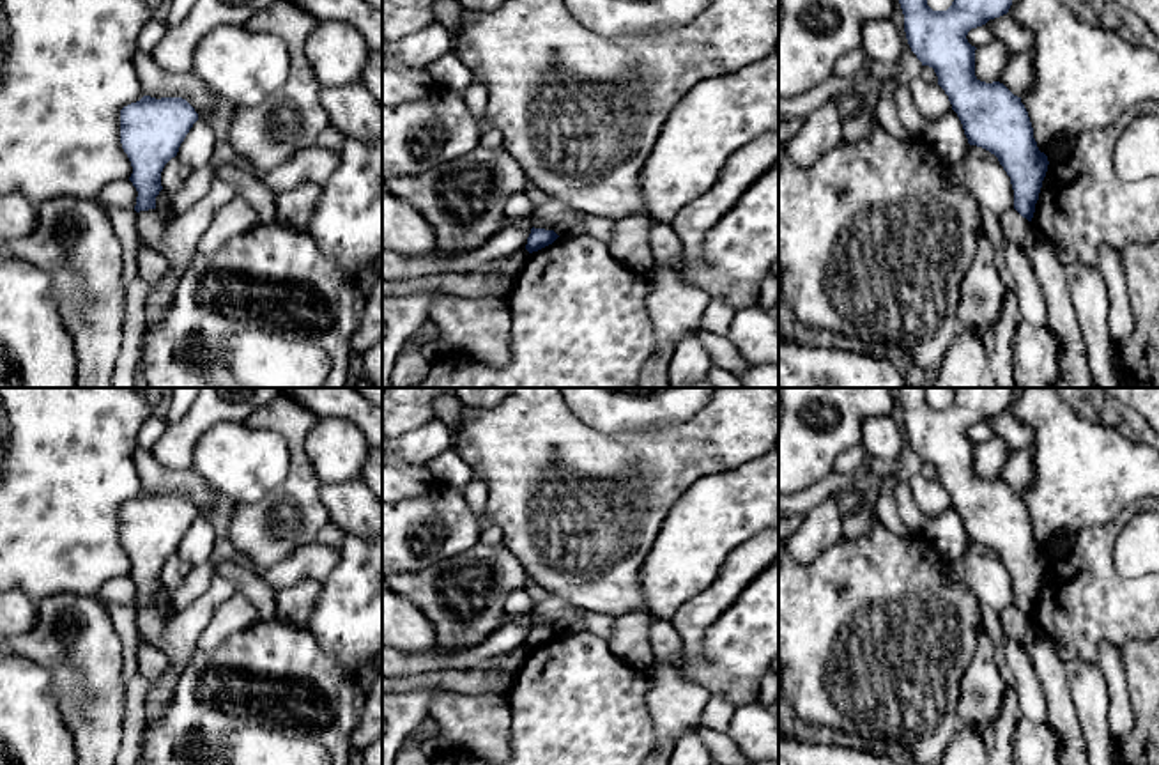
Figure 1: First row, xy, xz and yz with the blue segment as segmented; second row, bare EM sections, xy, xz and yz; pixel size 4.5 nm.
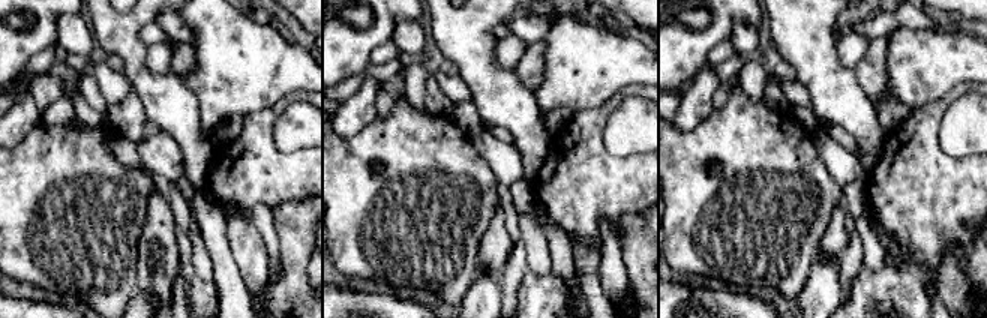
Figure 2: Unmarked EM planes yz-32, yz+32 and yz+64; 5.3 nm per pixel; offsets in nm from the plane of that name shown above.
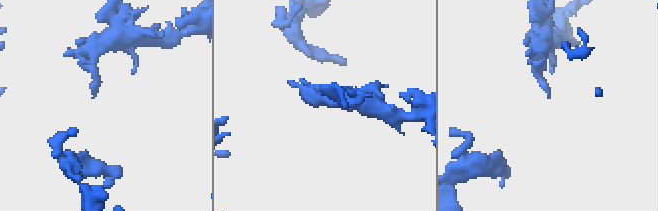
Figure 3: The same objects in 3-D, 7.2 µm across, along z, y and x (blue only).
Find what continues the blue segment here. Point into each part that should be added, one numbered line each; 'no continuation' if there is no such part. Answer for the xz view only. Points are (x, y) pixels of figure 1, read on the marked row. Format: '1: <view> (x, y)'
no continuation

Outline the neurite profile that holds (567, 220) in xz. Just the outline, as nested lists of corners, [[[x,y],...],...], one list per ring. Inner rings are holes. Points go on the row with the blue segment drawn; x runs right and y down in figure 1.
[[[547,197],[541,204],[533,204],[533,218],[550,221],[557,236],[582,236],[582,214],[556,197]]]

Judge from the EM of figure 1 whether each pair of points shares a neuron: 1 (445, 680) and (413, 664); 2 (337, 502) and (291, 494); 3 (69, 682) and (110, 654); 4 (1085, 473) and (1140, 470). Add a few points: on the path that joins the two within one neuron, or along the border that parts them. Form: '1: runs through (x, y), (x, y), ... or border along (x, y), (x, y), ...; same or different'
1: border along (468, 666), (434, 668), (400, 679); different
2: border along (319, 484), (319, 498), (330, 519); different
3: runs through (80, 675), (99, 656); same
4: runs through (1099, 471), (1126, 470); same

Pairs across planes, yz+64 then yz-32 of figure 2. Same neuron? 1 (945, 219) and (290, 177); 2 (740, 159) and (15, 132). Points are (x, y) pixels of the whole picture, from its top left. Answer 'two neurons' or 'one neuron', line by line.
1: one neuron
2: two neurons

